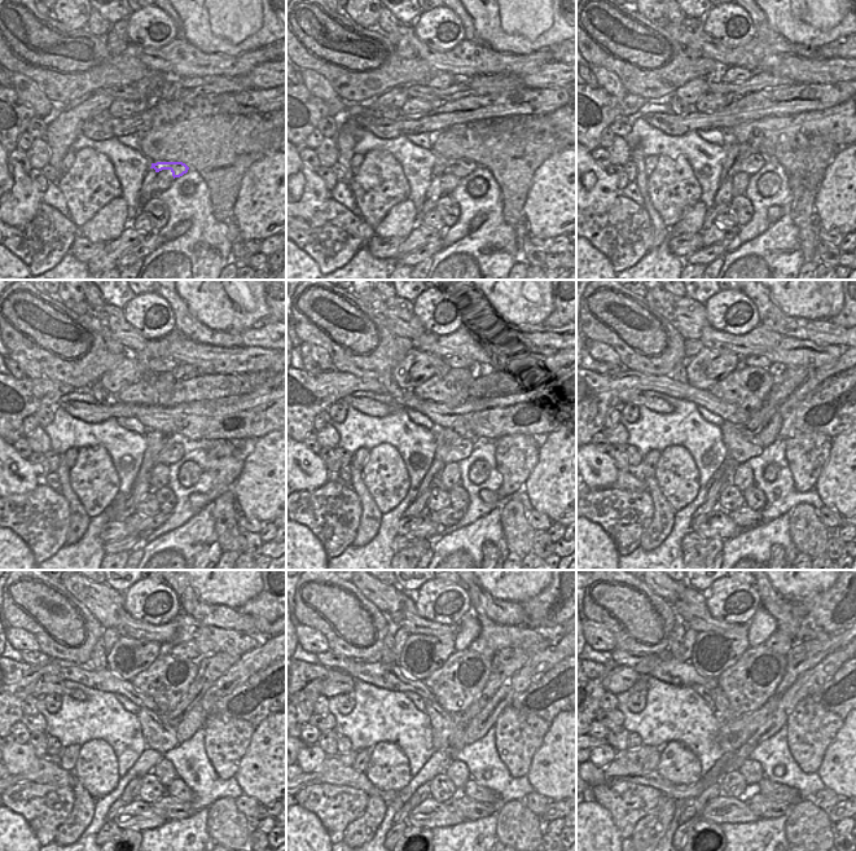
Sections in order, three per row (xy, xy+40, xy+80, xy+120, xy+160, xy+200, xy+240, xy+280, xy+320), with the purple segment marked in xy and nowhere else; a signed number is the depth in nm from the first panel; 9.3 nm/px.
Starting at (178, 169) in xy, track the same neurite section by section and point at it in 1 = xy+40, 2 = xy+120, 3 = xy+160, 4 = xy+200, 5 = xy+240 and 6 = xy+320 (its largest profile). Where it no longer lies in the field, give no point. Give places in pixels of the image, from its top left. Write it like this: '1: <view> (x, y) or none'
1: xy+40 (461, 167)
2: xy+120 (175, 452)
3: xy+160 (451, 447)
4: xy+200 (741, 444)
5: xy+240 (161, 736)
6: xy+320 (721, 706)

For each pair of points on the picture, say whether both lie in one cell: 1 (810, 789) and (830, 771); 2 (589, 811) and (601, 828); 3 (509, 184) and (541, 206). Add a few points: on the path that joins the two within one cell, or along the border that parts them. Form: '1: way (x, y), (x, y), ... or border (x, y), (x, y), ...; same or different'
1: border (817, 772), (825, 786); different
2: way (589, 815), (597, 824); same
3: border (538, 167), (522, 209); different

